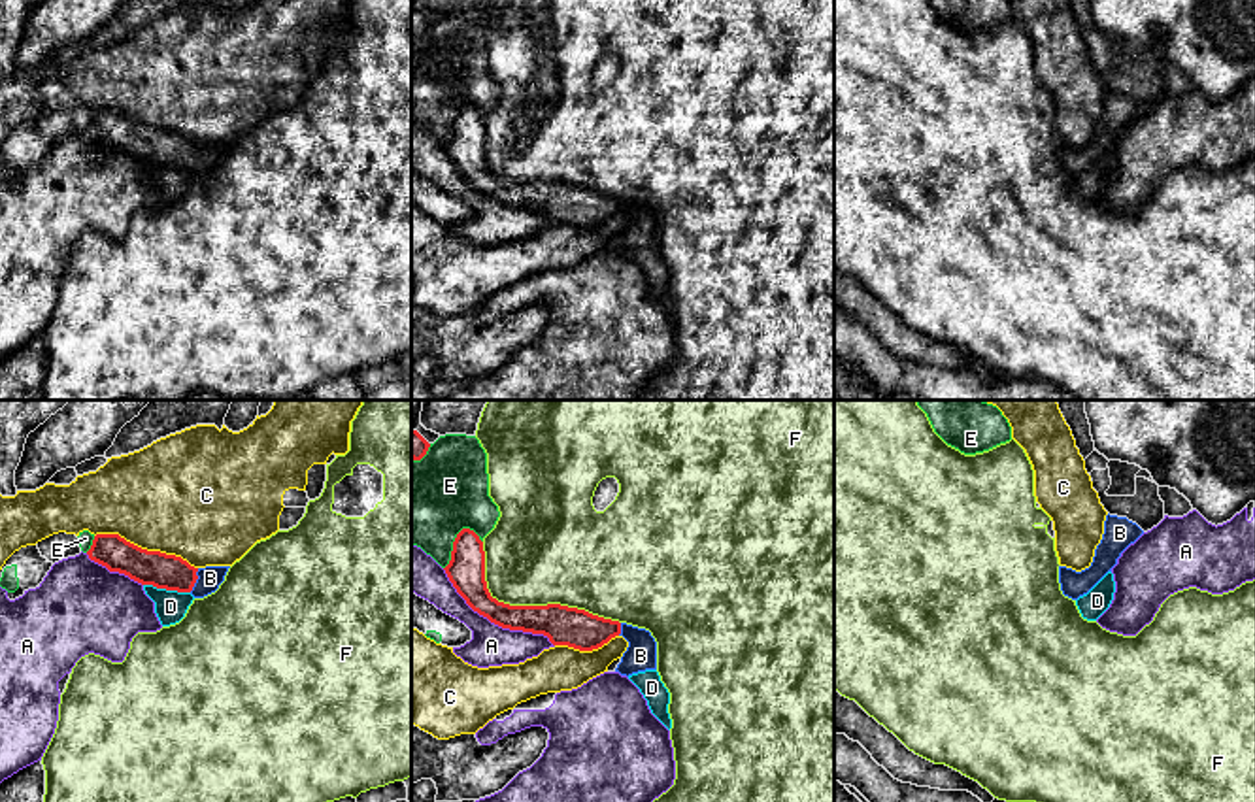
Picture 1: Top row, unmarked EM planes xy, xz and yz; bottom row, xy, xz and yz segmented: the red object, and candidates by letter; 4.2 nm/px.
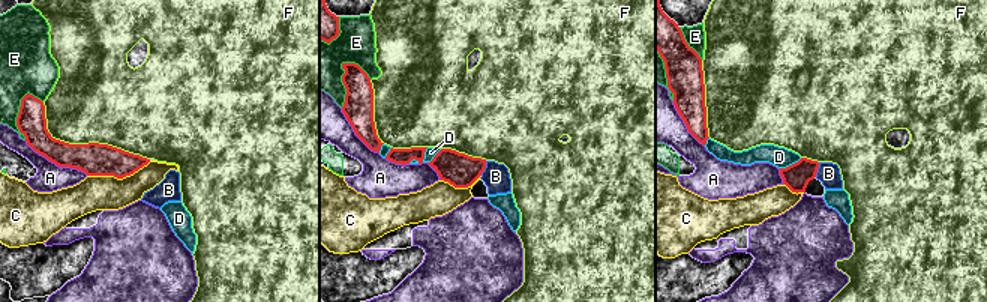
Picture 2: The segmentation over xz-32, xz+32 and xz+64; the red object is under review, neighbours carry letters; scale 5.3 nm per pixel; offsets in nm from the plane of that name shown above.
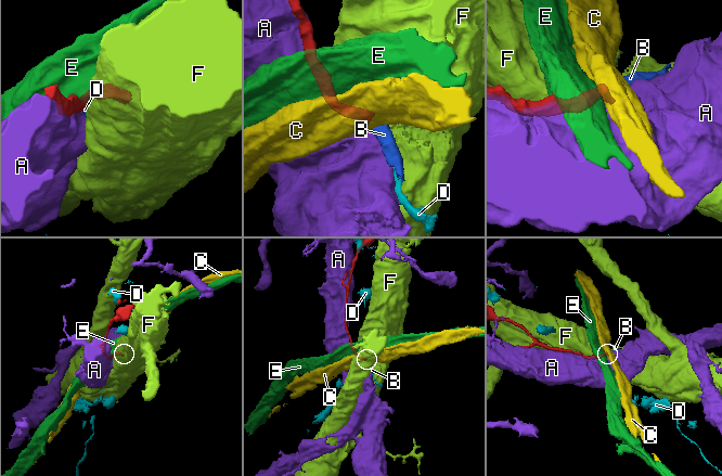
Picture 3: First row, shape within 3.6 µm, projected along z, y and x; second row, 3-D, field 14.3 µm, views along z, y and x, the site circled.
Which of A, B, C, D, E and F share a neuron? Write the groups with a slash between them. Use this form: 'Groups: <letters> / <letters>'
Groups: A / B / C / D / E / F

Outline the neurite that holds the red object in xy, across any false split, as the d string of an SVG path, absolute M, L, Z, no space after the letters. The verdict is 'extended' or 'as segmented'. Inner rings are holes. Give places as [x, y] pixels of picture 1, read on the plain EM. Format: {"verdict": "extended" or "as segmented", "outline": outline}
{"verdict": "extended", "outline": "M96 111L89 136L142 162L204 175L219 166L230 143L194 145L176 132L142 126L119 111Z"}

